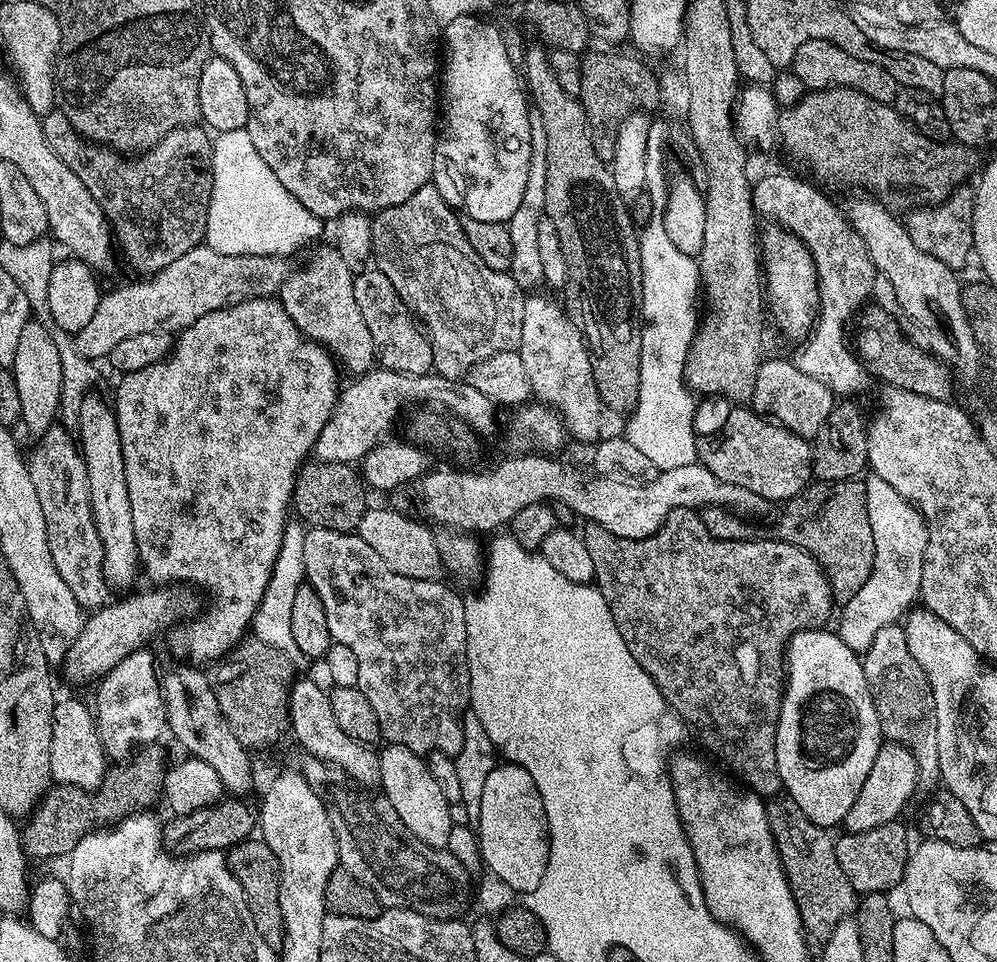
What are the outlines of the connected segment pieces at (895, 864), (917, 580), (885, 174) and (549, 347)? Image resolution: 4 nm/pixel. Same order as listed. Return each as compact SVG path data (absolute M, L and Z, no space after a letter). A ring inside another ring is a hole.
M893 822L874 826L874 830L861 832L845 831L844 837L836 840L836 857L838 866L842 866L842 874L854 886L858 894L865 892L891 893L891 888L899 889L904 883L904 871L908 865L910 844L908 848L908 832L903 823Z
M875 474L869 475L864 480L864 493L870 530L874 530L874 566L862 590L858 590L858 594L846 601L838 612L838 635L858 654L867 652L882 626L903 621L909 609L921 599L922 562L928 541L928 523L920 509L898 494L890 482Z
M823 88L820 92L809 91L797 104L783 109L783 111L777 115L774 132L778 140L784 143L784 148L790 155L797 156L802 163L808 164L809 170L817 176L817 178L815 177L817 181L825 180L828 184L861 184L861 186L864 187L861 189L863 189L865 193L871 194L875 199L879 200L885 208L891 208L900 214L907 213L914 208L927 208L930 204L941 204L953 190L961 187L961 185L967 181L964 179L966 179L972 171L974 171L973 173L977 171L977 149L967 148L965 144L957 144L955 142L931 140L929 136L924 136L921 132L917 132L916 129L912 127L912 123L904 119L892 104L874 102L874 98L870 98L866 94L862 94L853 88Z
M532 294L524 301L522 314L522 342L518 349L526 374L530 374L533 397L539 403L555 408L569 437L576 440L601 439L600 423L606 415L602 407L600 391L594 382L594 370L590 366L590 354L584 345L584 335L559 299Z

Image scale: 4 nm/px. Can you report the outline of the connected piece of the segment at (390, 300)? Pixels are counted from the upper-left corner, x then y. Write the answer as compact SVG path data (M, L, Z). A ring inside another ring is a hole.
M365 270L353 275L354 298L358 301L358 310L362 310L362 328L368 331L372 339L372 348L376 351L379 367L389 368L398 374L427 376L433 371L432 341L427 331L418 323L412 311L402 302L398 290L390 286L390 278L375 270Z

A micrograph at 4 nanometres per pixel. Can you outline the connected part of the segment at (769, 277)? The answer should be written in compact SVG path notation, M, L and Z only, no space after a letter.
M789 232L772 234L762 240L762 280L766 285L766 300L770 314L788 336L807 337L817 319L820 306L820 282L812 255L795 235Z

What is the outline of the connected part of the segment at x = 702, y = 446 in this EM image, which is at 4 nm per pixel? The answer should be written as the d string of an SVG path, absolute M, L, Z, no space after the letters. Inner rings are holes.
M736 406L732 413L724 420L724 425L717 432L709 436L701 435L696 442L696 454L699 463L710 470L722 482L730 482L734 486L742 486L742 490L750 490L758 494L763 500L787 502L801 495L808 485L813 483L812 444L805 437L786 430L780 424L765 418L761 413L748 406Z

